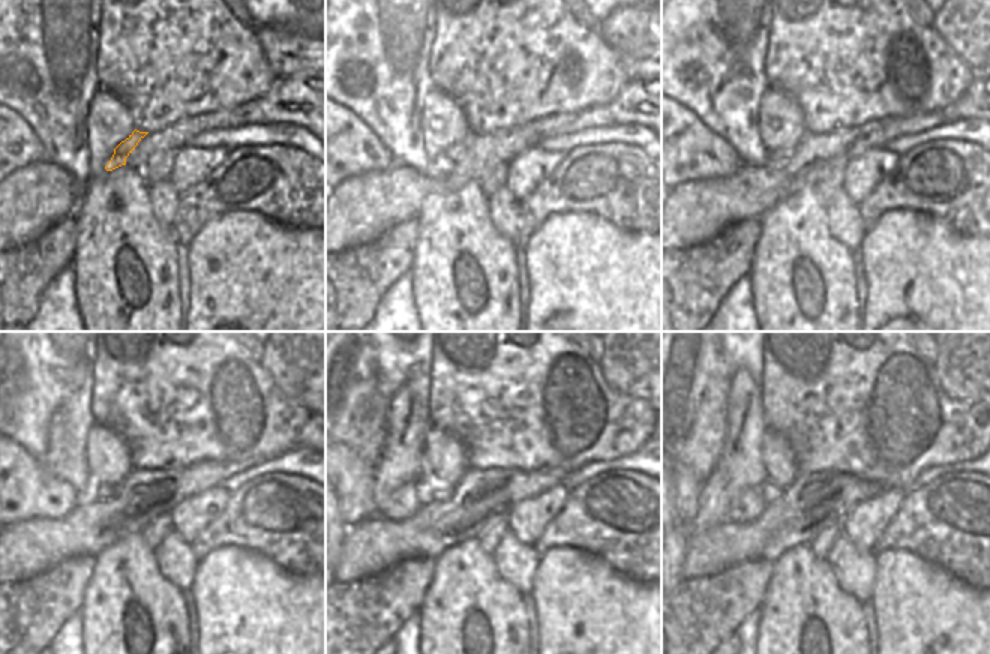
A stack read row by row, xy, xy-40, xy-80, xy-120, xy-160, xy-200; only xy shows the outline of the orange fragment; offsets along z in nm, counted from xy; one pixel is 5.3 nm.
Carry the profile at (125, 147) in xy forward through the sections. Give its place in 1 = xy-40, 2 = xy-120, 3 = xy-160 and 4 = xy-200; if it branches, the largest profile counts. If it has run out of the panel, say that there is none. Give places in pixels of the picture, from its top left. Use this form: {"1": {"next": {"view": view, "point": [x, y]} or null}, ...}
{"1": {"next": {"view": "xy-40", "point": [443, 164]}}, "2": {"next": {"view": "xy-120", "point": [104, 492]}}, "3": {"next": {"view": "xy-160", "point": [438, 491]}}, "4": {"next": {"view": "xy-200", "point": [770, 492]}}}

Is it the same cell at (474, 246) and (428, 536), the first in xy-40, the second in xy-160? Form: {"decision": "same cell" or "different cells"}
{"decision": "different cells"}

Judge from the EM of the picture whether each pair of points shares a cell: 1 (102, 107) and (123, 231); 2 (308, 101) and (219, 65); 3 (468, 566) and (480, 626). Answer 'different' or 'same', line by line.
1: same
2: different
3: same

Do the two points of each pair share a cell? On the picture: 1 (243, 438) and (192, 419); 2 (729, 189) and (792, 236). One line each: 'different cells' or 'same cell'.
1: same cell
2: different cells

